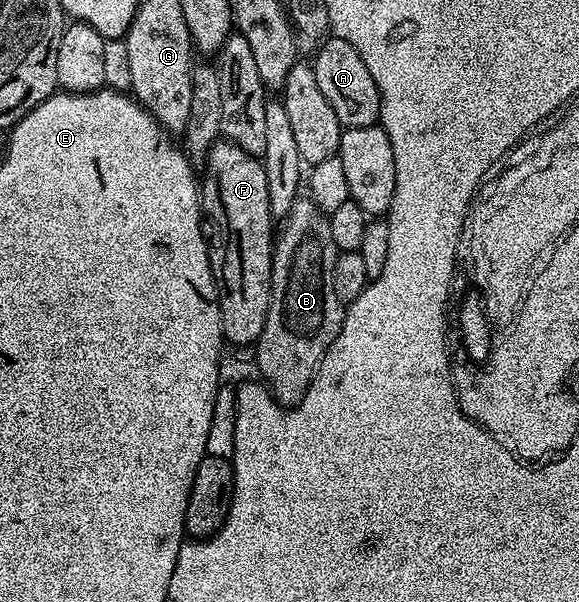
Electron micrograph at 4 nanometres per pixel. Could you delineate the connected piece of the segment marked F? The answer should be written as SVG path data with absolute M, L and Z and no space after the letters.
M218 140L209 147L209 156L203 163L209 183L204 183L203 198L215 209L221 210L217 218L217 246L215 242L216 262L213 268L217 297L221 304L221 333L224 341L234 348L249 348L256 343L263 332L263 324L267 320L269 293L271 292L271 276L273 275L273 251L275 249L275 219L271 212L271 204L267 200L267 172L265 163L256 154L248 154L228 140Z

